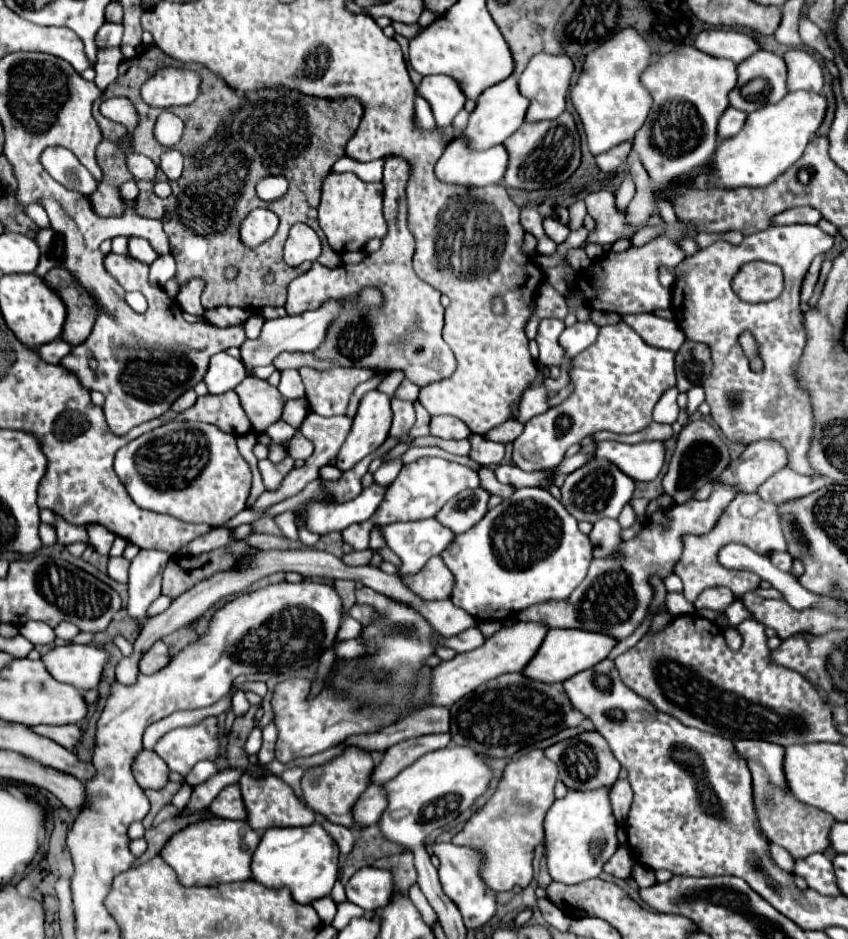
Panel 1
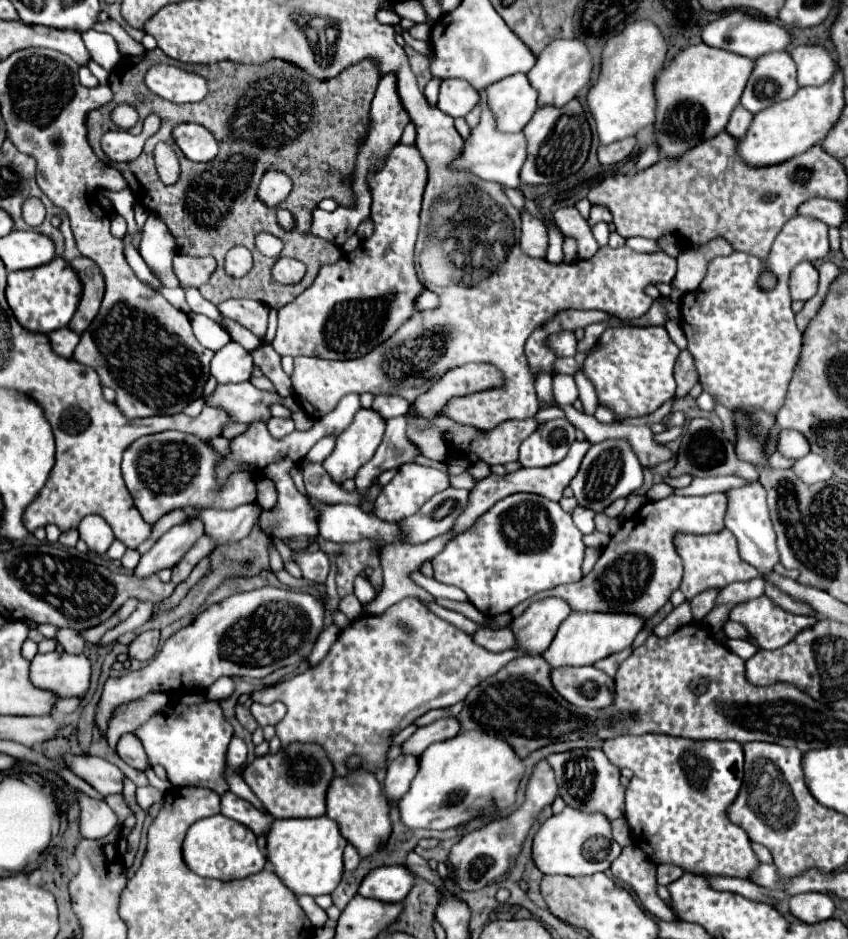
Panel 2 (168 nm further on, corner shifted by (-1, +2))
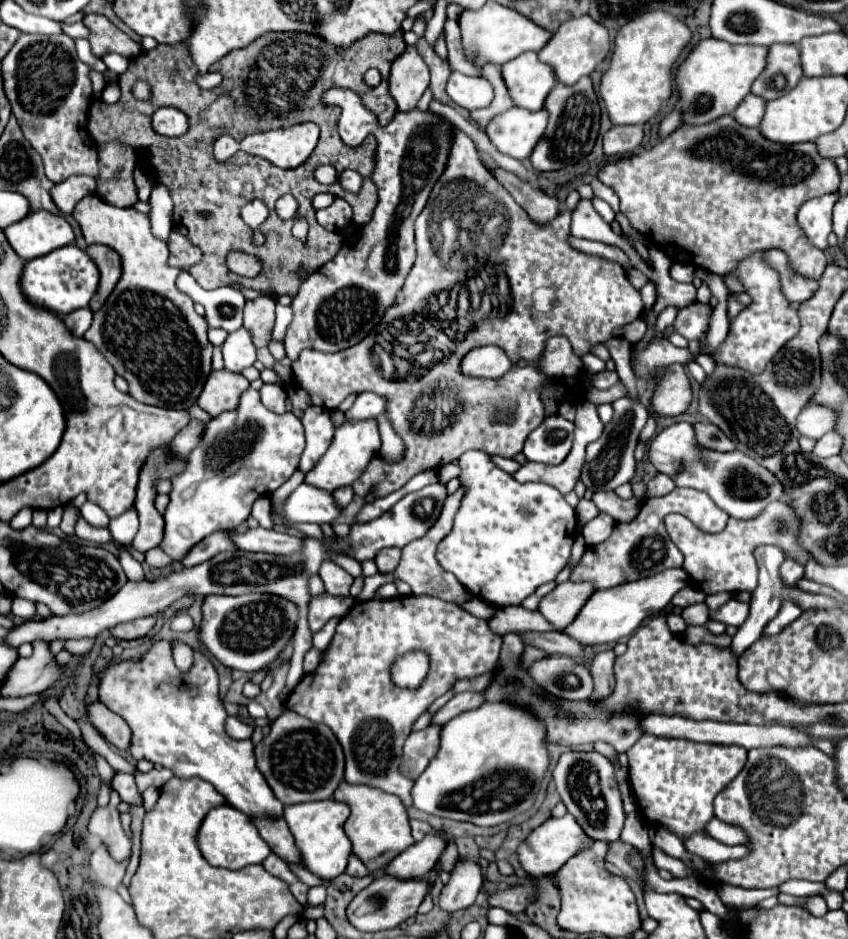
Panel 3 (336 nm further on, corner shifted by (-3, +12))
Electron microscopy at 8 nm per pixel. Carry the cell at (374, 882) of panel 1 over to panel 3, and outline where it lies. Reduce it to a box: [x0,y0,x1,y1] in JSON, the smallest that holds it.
[387,834,445,878]

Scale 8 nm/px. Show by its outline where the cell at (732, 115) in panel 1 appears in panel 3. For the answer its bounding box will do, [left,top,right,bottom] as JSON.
[733,94,767,126]

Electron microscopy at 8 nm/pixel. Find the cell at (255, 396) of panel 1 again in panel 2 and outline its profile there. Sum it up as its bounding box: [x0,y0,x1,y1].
[205,382,301,424]

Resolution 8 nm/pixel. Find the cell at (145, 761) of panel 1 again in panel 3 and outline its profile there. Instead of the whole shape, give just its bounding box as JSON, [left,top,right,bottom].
[87,700,131,750]

